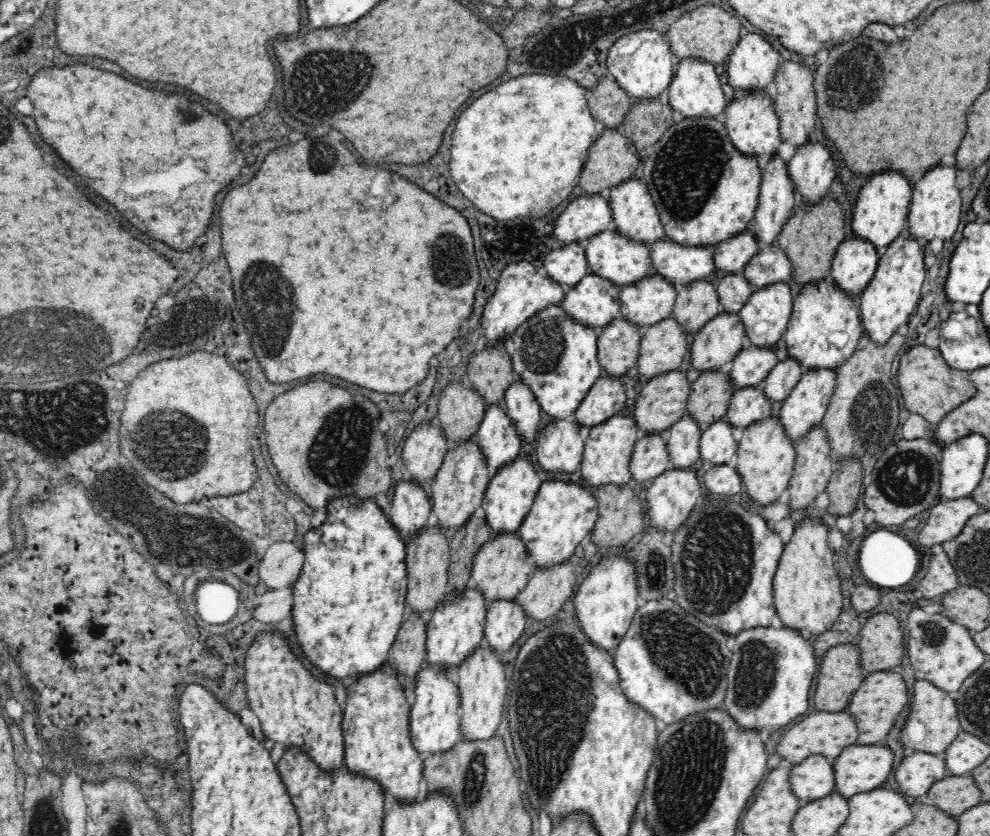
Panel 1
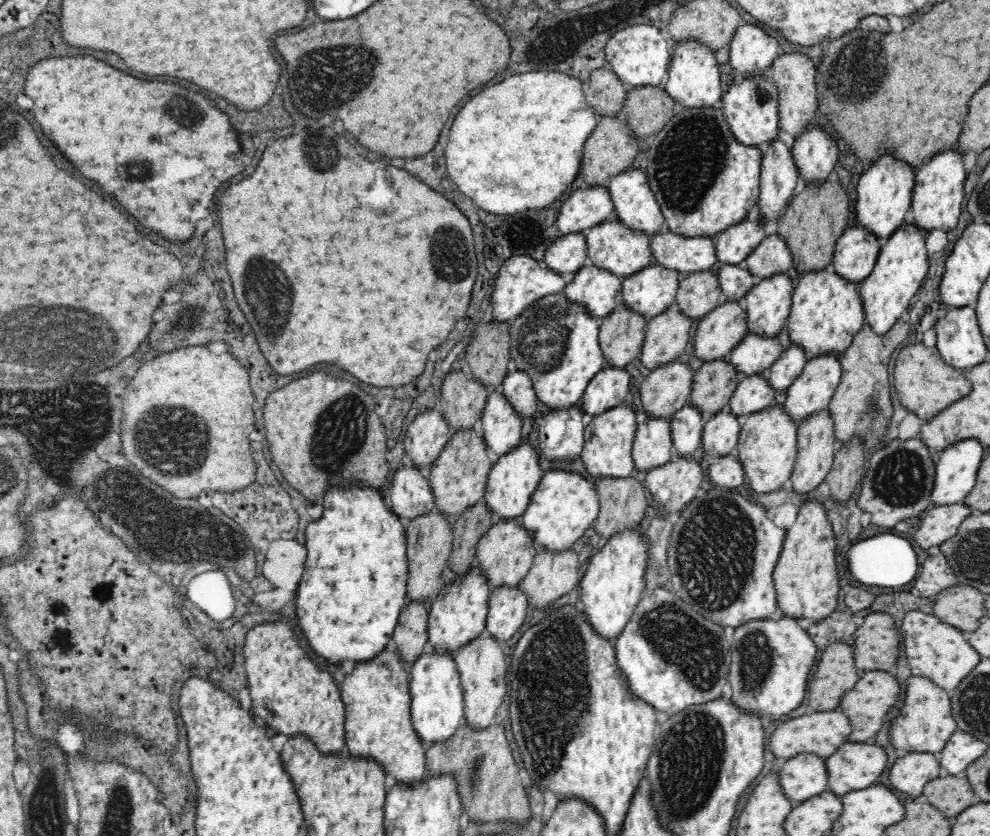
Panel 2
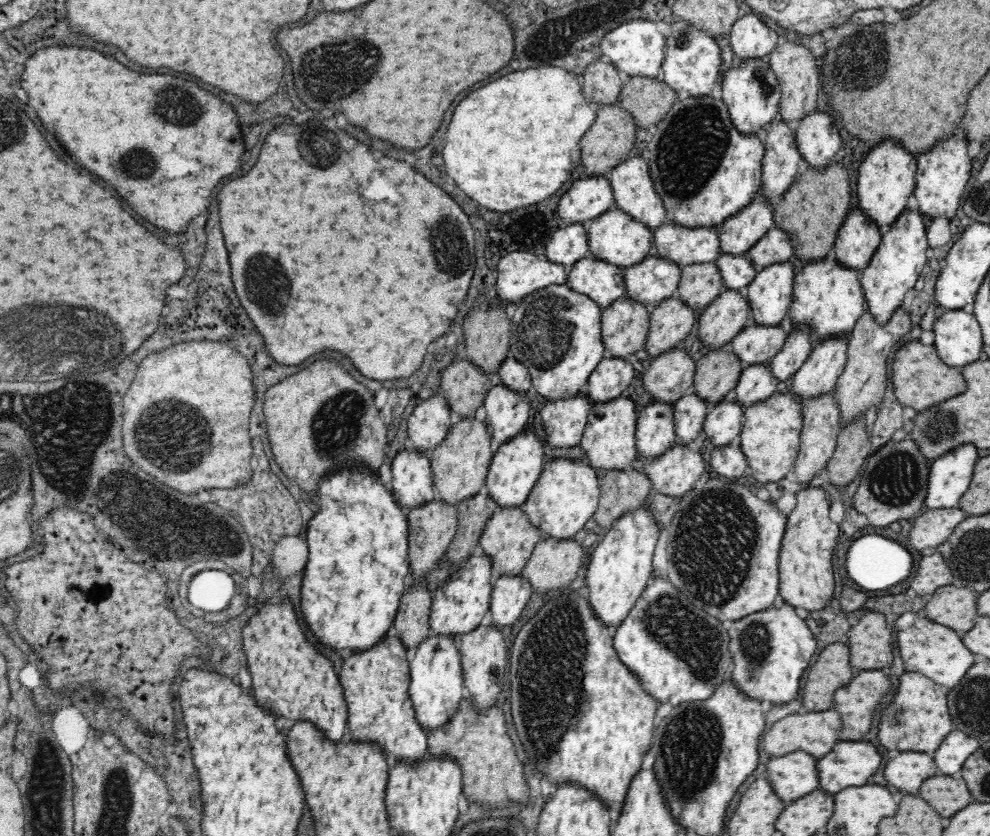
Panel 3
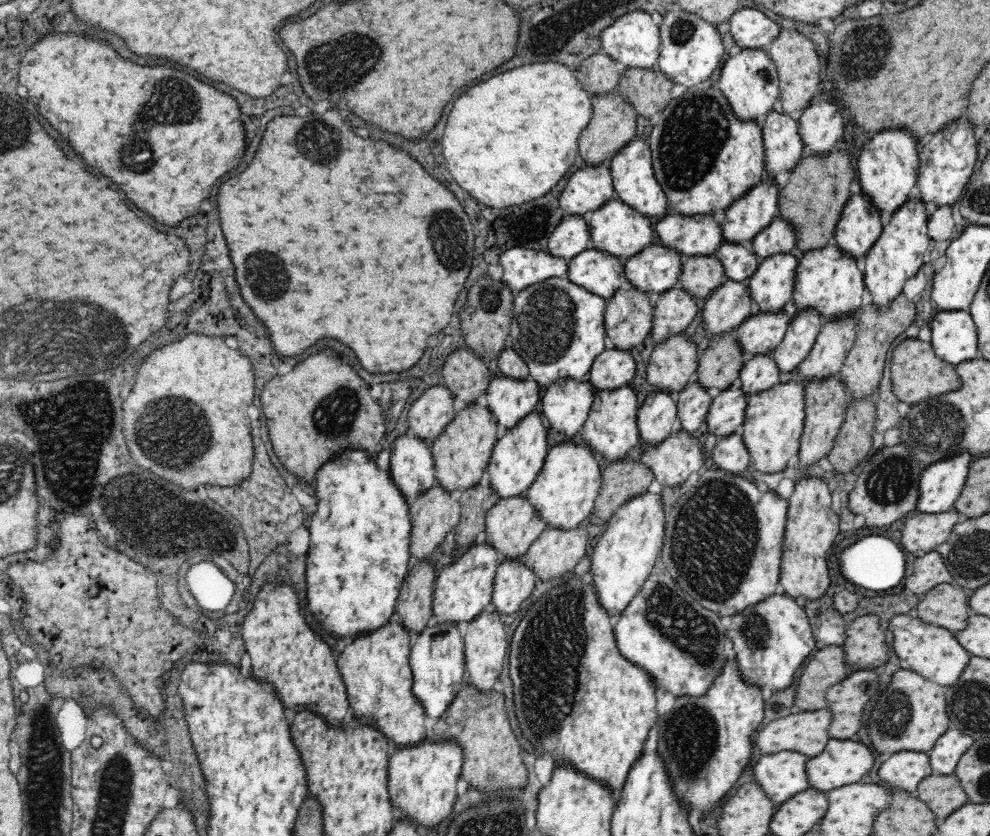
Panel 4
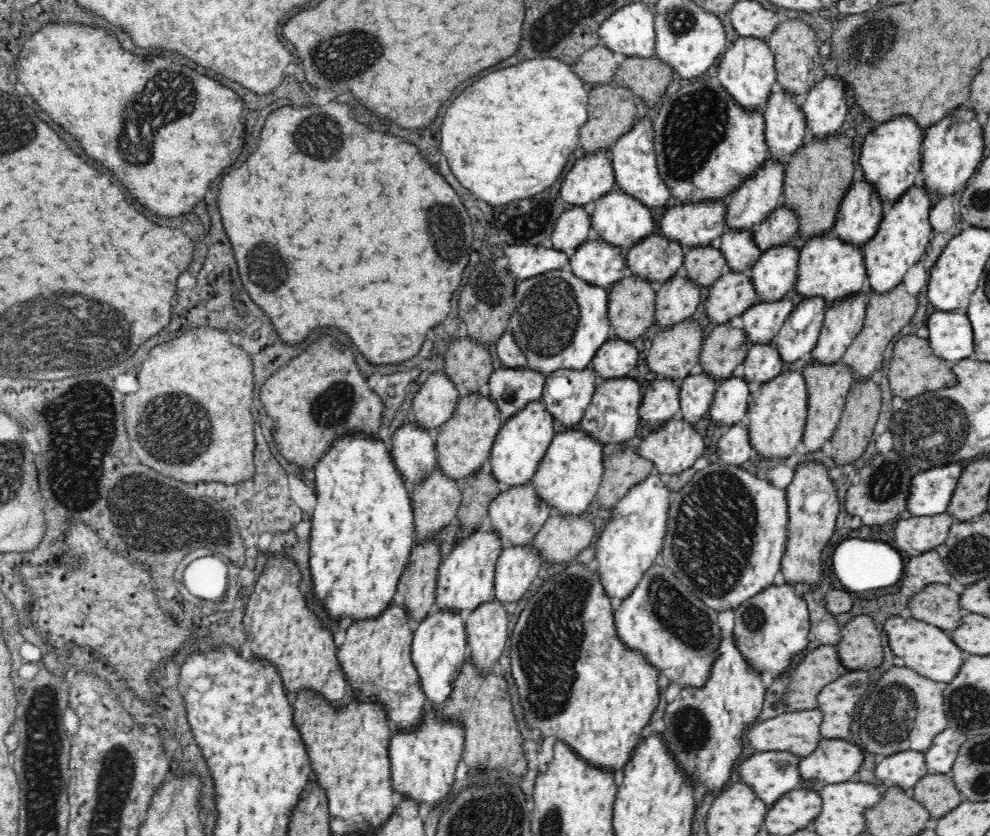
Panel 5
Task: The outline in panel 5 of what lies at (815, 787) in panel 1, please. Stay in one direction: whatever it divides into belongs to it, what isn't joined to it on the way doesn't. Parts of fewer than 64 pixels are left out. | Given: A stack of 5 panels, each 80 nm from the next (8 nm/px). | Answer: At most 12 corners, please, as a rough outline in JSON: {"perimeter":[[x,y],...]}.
{"perimeter":[[756,752],[741,782],[772,806],[801,788],[801,757]]}

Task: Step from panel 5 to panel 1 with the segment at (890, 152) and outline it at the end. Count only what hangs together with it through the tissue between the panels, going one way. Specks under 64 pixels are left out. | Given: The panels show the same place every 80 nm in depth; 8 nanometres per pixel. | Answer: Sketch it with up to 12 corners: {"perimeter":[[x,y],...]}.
{"perimeter":[[898,172],[857,195],[853,236],[882,255],[904,232],[912,190]]}

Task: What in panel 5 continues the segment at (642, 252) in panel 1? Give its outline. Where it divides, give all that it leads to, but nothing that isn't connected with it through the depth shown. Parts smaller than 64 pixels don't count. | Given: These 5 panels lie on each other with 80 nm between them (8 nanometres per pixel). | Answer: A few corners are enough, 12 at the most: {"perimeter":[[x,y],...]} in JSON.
{"perimeter":[[618,188],[589,208],[598,241],[625,252],[656,232],[652,211]]}

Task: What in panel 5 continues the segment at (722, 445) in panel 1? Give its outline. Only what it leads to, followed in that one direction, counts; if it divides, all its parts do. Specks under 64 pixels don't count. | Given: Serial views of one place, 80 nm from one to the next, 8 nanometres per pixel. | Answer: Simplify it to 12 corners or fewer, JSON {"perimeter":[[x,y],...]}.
{"perimeter":[[734,376],[719,383],[710,428],[745,422],[751,386]]}

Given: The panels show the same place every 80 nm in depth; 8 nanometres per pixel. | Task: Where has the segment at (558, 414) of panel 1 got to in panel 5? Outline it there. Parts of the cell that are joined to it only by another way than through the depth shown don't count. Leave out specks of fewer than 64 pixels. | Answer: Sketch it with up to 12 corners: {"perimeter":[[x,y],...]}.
{"perimeter":[[548,271],[515,286],[527,368],[582,369],[612,336],[608,290]]}

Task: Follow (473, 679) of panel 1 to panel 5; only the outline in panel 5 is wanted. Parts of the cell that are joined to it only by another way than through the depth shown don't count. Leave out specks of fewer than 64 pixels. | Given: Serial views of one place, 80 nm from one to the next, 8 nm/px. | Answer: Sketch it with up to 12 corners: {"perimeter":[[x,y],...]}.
{"perimeter":[[495,600],[465,616],[480,677],[498,671],[508,611]]}

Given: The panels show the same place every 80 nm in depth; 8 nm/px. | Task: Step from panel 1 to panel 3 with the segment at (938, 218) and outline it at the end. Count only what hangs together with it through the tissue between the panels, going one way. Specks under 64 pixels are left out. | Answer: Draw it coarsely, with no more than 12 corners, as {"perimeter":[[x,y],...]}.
{"perimeter":[[950,136],[917,158],[918,213],[951,221],[971,175]]}

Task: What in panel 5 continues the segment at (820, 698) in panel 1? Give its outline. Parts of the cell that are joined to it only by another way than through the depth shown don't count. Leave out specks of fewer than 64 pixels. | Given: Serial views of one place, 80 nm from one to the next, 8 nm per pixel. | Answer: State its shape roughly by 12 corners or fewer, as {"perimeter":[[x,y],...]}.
{"perimeter":[[820,646],[790,672],[785,704],[818,708],[820,690],[849,669]]}

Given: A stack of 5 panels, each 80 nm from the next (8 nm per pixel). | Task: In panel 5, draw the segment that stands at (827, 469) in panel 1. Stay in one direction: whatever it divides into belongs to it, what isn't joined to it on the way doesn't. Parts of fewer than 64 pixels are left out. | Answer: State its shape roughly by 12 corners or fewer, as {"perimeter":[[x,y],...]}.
{"perimeter":[[805,367],[808,410],[800,450],[834,436],[853,370]]}

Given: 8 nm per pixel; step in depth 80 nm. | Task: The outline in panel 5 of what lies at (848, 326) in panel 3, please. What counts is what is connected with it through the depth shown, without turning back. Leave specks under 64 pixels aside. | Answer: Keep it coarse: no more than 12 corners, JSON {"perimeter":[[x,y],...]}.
{"perimeter":[[833,232],[799,245],[795,290],[826,308],[867,287],[862,248]]}

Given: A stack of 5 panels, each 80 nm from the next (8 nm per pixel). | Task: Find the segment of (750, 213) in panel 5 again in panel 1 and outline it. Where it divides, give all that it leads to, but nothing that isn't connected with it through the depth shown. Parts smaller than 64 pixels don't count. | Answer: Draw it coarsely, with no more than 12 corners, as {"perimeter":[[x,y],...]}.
{"perimeter":[[748,229],[712,248],[714,268],[742,274],[760,244]]}

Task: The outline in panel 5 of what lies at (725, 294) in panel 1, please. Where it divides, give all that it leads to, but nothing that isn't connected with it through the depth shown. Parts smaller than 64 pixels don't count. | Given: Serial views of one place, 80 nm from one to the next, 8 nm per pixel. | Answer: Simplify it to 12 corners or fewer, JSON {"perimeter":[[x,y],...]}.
{"perimeter":[[726,229],[726,269],[749,274],[761,255],[750,231]]}

